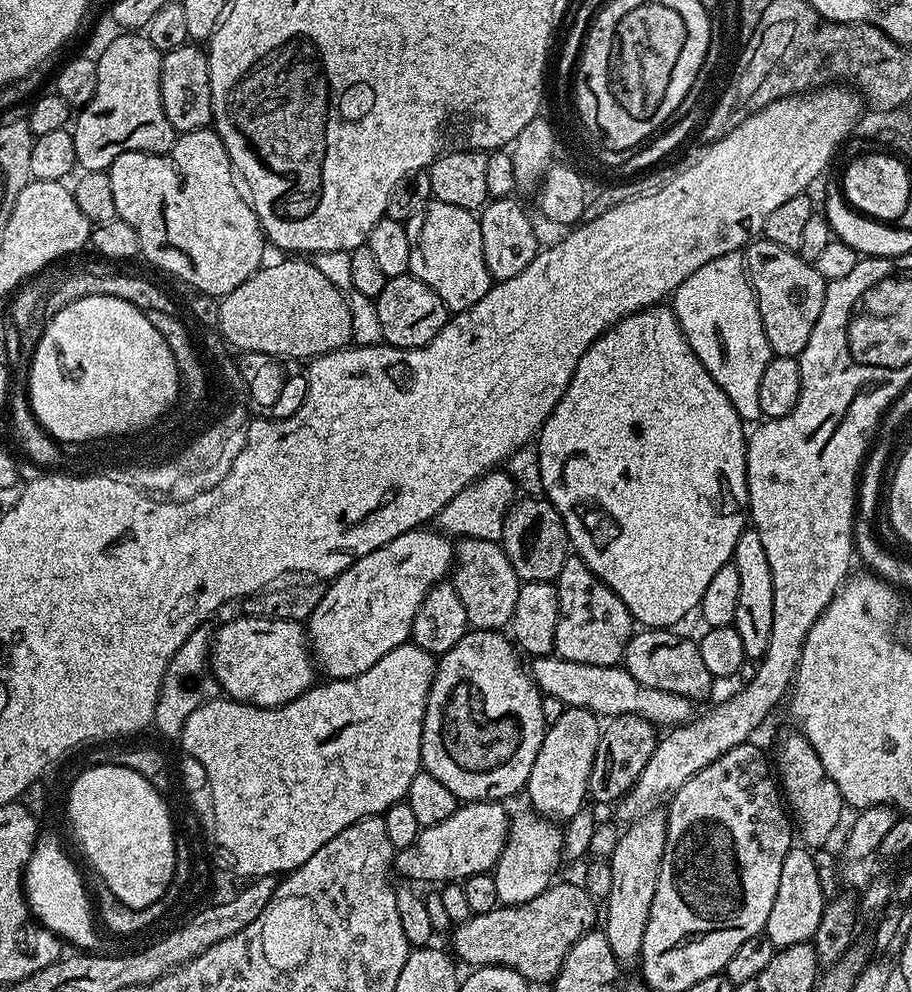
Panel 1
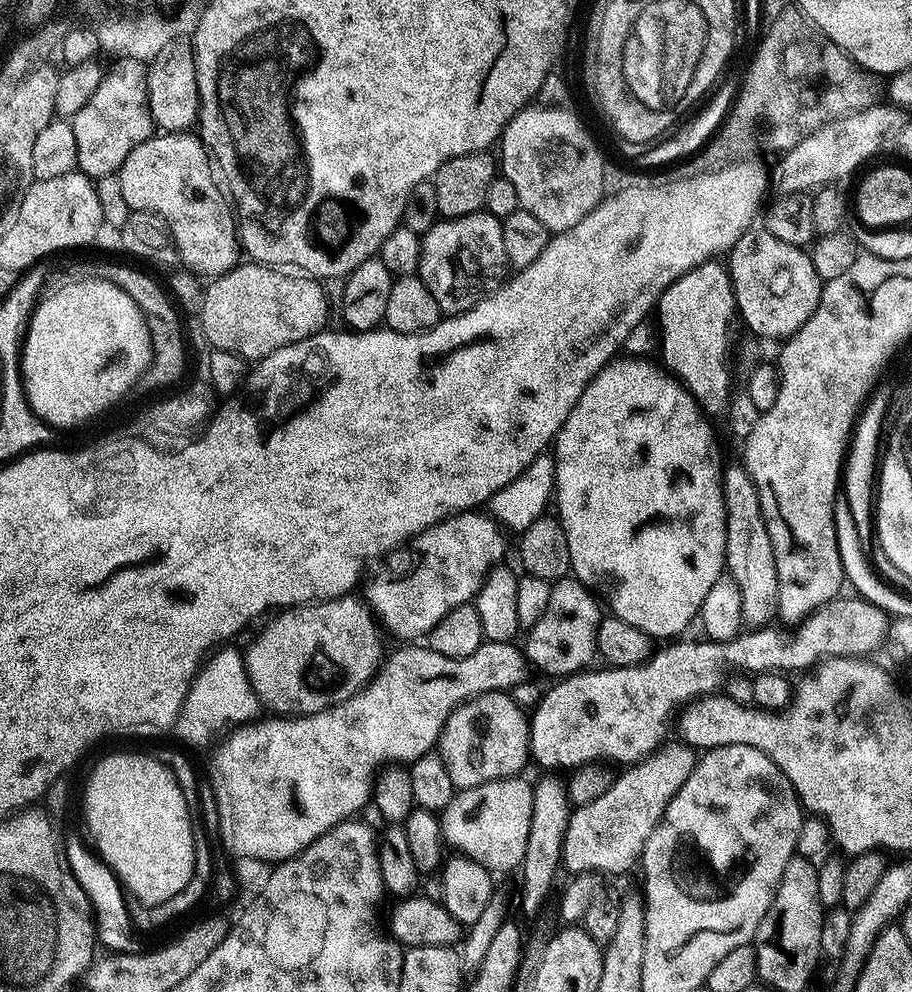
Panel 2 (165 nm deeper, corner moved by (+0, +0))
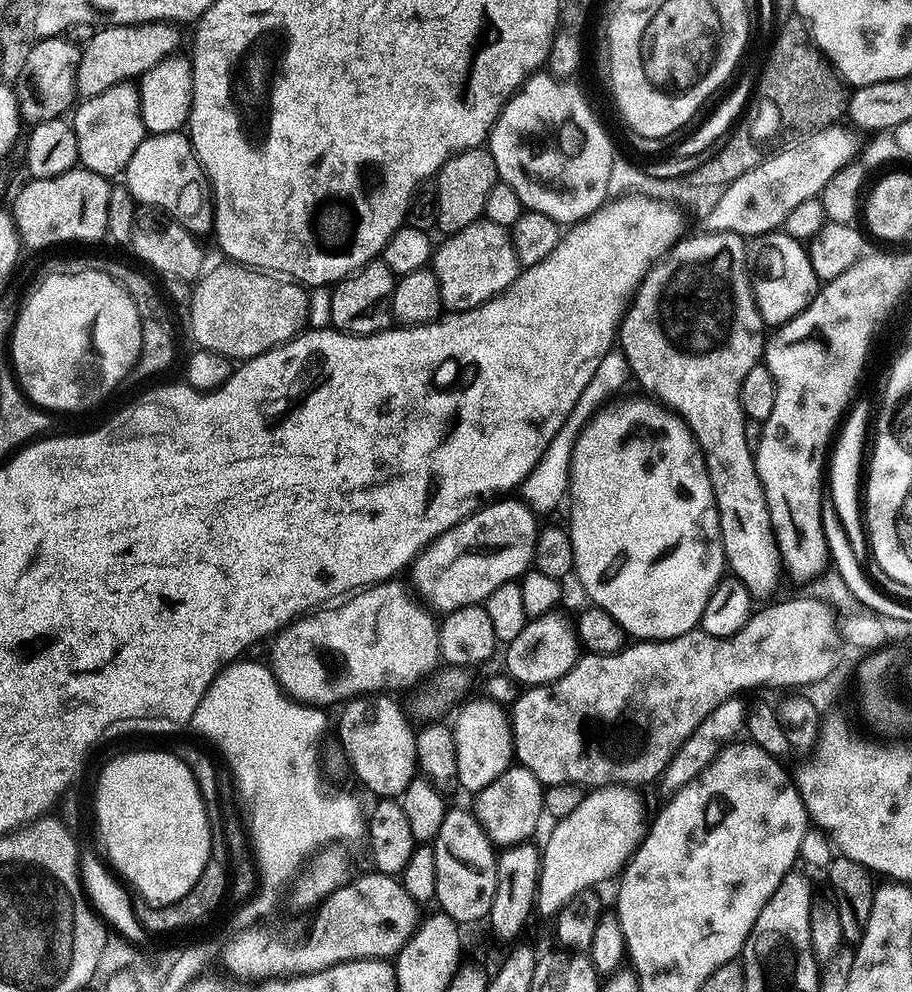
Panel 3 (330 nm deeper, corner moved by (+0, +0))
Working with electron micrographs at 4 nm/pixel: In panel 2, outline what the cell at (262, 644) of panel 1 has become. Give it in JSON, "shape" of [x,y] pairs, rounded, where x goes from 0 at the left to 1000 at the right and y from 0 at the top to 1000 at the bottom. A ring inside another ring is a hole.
{"shape":[[[383,599],[373,602],[372,605],[352,605],[341,609],[331,609],[313,613],[303,621],[281,642],[276,645],[276,650],[273,651],[272,657],[266,658],[268,674],[272,677],[272,685],[276,690],[276,694],[281,698],[281,703],[285,706],[286,711],[291,715],[299,714],[299,719],[315,720],[317,723],[321,722],[339,722],[345,718],[352,718],[359,714],[365,714],[367,710],[374,710],[379,704],[384,704],[389,698],[395,697],[396,694],[411,680],[412,674],[419,668],[419,660],[417,661],[417,647],[412,643],[411,626],[407,623],[405,616],[396,609],[390,607],[389,600]]]}

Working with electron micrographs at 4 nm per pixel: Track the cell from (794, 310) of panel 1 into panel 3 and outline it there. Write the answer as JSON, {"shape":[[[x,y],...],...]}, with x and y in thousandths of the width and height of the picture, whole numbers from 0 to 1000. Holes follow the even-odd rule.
{"shape":[[[857,232],[828,239],[827,246],[833,249],[833,255],[830,258],[828,255],[827,265],[822,270],[831,313],[839,328],[854,329],[866,325],[872,319],[879,317],[884,308],[888,308],[901,286],[893,276],[893,268],[888,268],[885,249]]]}

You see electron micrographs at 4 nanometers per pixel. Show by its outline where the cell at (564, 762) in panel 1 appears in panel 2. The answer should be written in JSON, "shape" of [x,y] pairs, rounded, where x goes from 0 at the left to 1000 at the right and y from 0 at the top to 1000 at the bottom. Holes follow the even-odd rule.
{"shape":[[[605,783],[594,784],[584,791],[581,842],[578,846],[577,861],[570,874],[572,885],[572,917],[579,922],[586,922],[595,911],[617,866],[620,839],[623,836],[627,820],[626,805],[622,800],[620,789]]]}

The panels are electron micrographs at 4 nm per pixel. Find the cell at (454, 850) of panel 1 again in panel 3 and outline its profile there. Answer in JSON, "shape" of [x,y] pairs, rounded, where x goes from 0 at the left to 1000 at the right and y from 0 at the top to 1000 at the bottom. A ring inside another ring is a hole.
{"shape":[[[563,772],[546,780],[542,788],[537,788],[527,798],[521,799],[520,818],[522,827],[531,835],[531,839],[539,846],[541,852],[560,853],[575,849],[596,823],[596,795],[592,785],[579,774]]]}

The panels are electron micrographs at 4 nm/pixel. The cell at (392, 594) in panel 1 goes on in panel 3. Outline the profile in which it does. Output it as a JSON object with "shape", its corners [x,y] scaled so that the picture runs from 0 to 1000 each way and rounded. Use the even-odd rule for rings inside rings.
{"shape":[[[545,502],[523,512],[522,515],[519,516],[518,519],[511,521],[507,527],[499,528],[493,534],[489,534],[485,539],[482,539],[479,544],[475,544],[474,547],[456,561],[454,568],[451,570],[450,578],[452,577],[452,583],[457,589],[455,589],[457,596],[459,597],[461,595],[478,611],[479,614],[477,613],[477,616],[479,618],[490,619],[497,617],[500,613],[505,613],[507,611],[525,609],[537,599],[542,599],[542,595],[546,595],[546,591],[569,586],[570,582],[584,572],[588,563],[588,538],[590,535],[590,527],[588,528],[588,523],[590,523],[589,517],[586,516],[573,503],[557,503],[561,502]]]}

